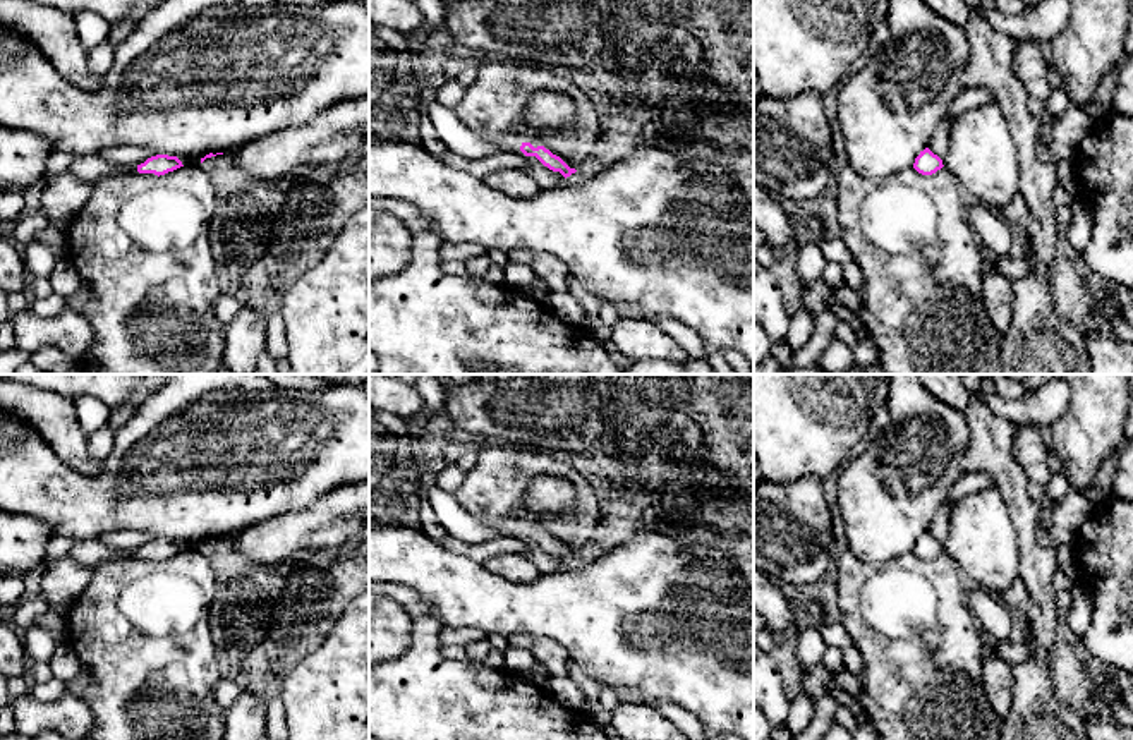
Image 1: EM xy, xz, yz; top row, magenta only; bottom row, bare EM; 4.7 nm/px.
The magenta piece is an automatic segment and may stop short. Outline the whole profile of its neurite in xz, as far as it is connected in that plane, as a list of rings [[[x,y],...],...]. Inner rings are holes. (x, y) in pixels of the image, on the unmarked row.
[[[433,486],[427,491],[427,500],[448,536],[464,543],[488,543],[496,537],[520,534],[525,541],[536,541],[544,551],[560,556],[565,563],[577,556],[544,531],[534,532],[530,527],[524,527],[518,520],[503,520],[498,525],[481,522],[462,508],[451,493],[446,493],[438,486]]]

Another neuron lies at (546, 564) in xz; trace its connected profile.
[[[525,541],[524,555],[536,565],[539,573],[553,573],[566,565],[560,556],[544,551],[536,541]]]

